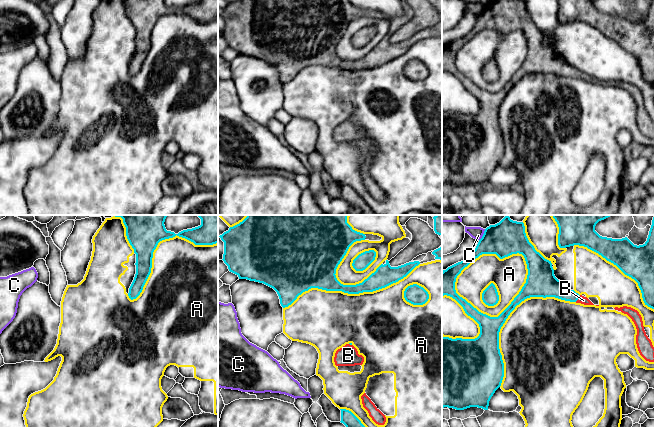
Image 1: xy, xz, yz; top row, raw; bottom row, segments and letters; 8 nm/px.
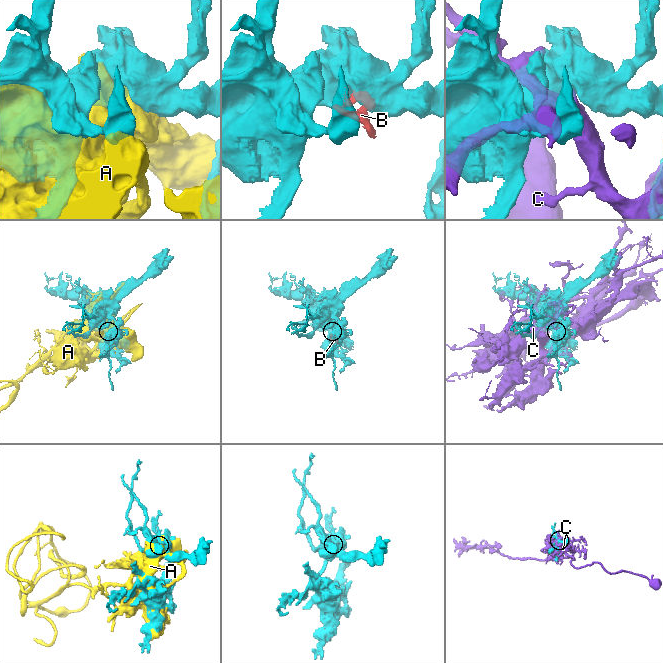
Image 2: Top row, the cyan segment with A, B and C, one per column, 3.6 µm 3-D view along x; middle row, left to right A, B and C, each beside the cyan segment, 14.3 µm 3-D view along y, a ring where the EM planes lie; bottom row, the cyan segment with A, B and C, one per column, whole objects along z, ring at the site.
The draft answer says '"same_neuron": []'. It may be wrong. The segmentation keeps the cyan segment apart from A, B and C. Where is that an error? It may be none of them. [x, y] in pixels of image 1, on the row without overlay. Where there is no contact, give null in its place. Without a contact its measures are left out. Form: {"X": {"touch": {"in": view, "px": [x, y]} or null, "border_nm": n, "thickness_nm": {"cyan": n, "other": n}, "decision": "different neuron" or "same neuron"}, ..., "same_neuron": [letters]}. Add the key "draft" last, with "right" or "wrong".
{"A": {"touch": {"in": "yz", "px": [484, 29]}, "border_nm": 650, "thickness_nm": {"cyan": 260, "other": 260}, "decision": "different neuron"}, "B": {"touch": {"in": "yz", "px": [578, 74]}, "border_nm": 70, "thickness_nm": {"cyan": 170, "other": 60}, "decision": "same neuron"}, "C": {"touch": {"in": "yz", "px": [483, 11]}, "border_nm": 110, "thickness_nm": {"cyan": 260, "other": 100}, "decision": "different neuron"}, "same_neuron": ["B"], "draft": "wrong"}

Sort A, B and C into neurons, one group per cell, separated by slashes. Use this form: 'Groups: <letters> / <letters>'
Groups: A / B / C

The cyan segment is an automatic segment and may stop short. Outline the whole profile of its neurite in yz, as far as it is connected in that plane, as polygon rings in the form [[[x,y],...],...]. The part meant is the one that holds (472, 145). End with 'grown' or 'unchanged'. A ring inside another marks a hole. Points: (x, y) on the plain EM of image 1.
[[[495,0],[487,3],[469,33],[442,47],[444,71],[455,75],[480,103],[480,110],[475,115],[442,112],[442,184],[456,186],[470,183],[488,186],[489,177],[504,153],[499,108],[510,89],[522,77],[530,73],[555,73],[594,81],[587,73],[569,65],[555,53],[551,37],[545,35],[529,18],[524,0]],[[517,29],[524,32],[527,40],[526,59],[498,93],[479,88],[456,69],[457,52],[480,31],[496,30],[503,35]]]; grown

